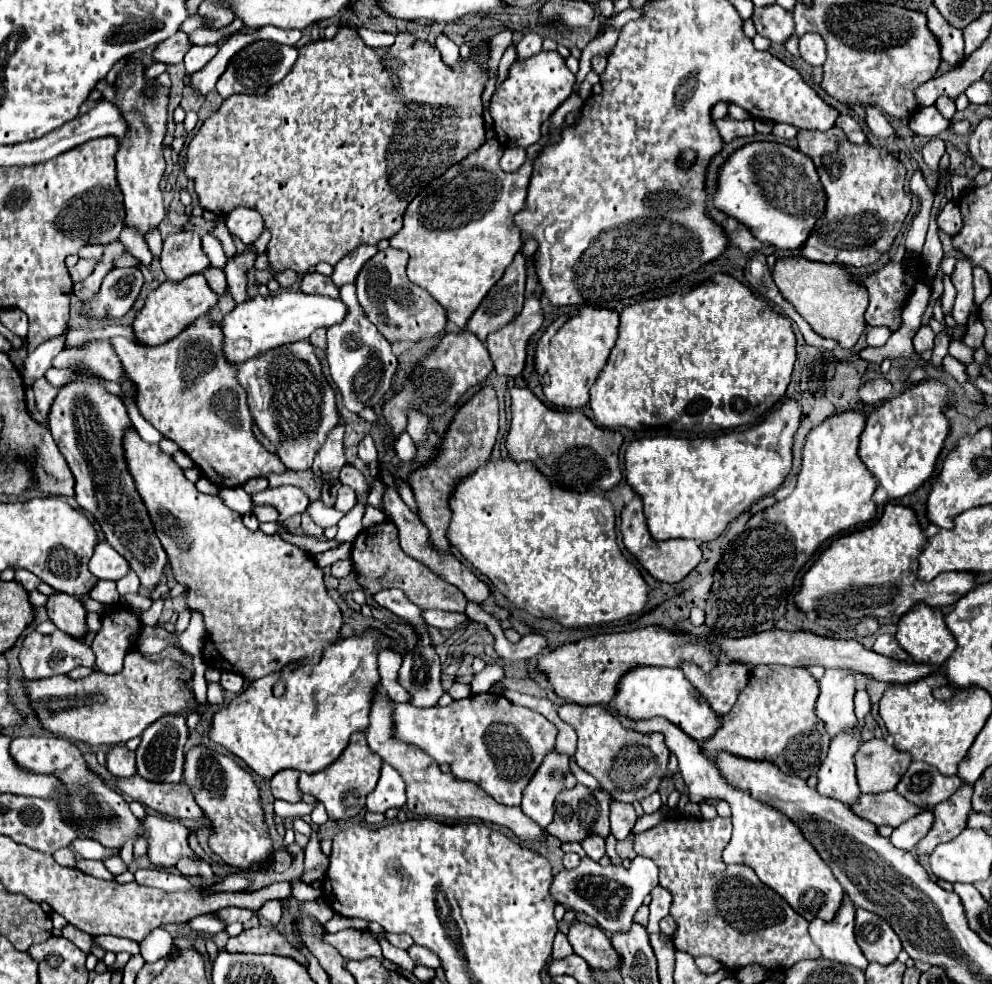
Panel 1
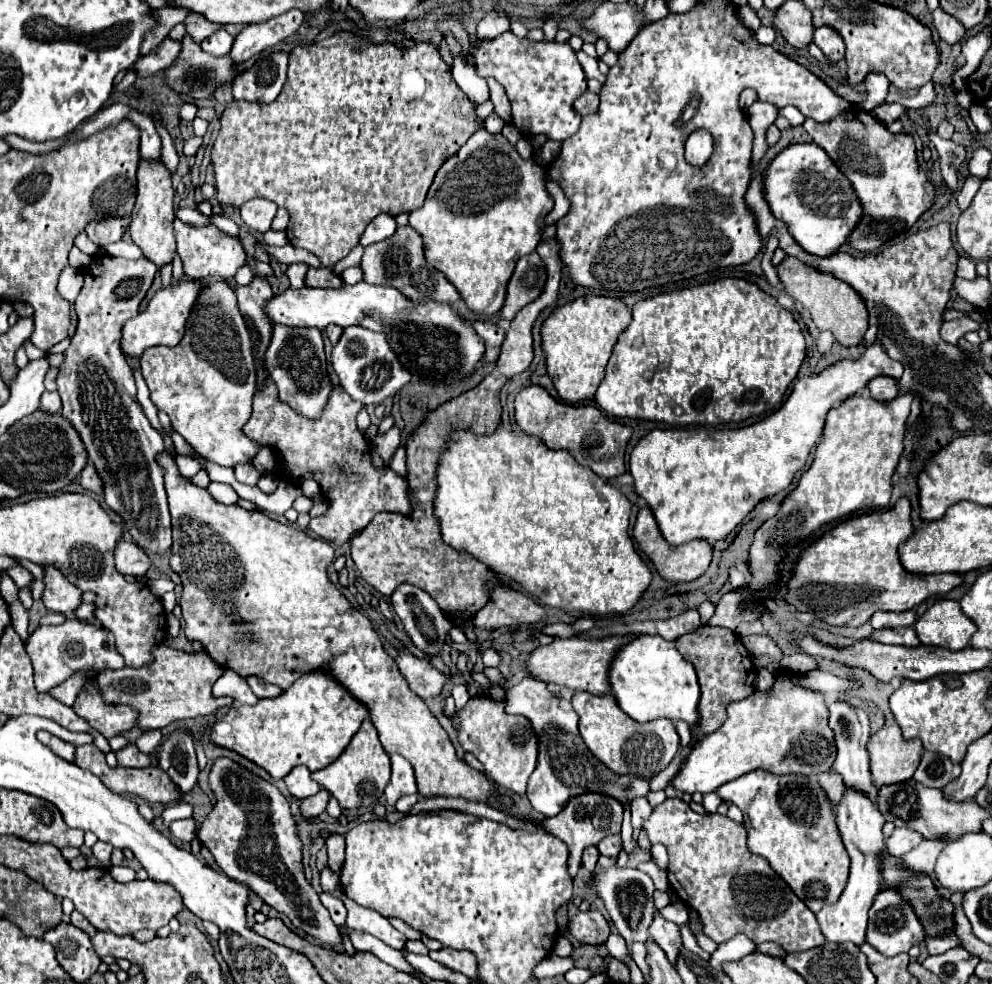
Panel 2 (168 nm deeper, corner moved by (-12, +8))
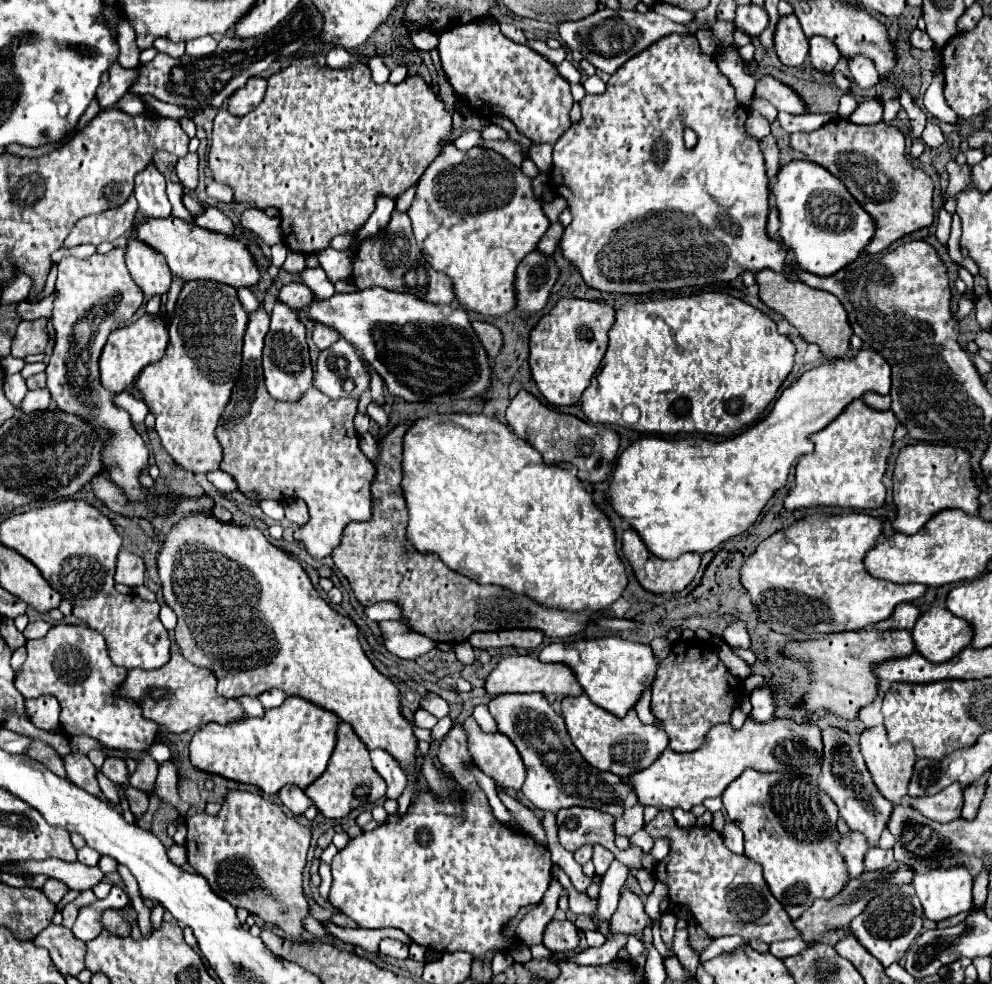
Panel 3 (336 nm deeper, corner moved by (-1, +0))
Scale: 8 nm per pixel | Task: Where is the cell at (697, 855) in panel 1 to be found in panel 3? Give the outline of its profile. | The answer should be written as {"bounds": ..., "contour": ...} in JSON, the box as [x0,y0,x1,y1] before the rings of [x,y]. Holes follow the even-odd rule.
{"bounds":[642,810,800,944],"contour":[[[660,810],[652,822],[644,824],[642,830],[648,832],[654,840],[666,838],[670,842],[670,854],[654,866],[652,876],[658,882],[668,886],[670,902],[688,908],[690,914],[694,916],[694,920],[704,928],[704,932],[708,932],[710,938],[738,934],[746,942],[762,940],[766,944],[772,944],[778,940],[788,940],[788,938],[800,938],[800,930],[792,924],[790,916],[786,914],[782,904],[772,896],[766,880],[762,878],[762,868],[756,862],[748,860],[744,854],[730,852],[724,846],[720,832],[716,832],[714,828],[696,828],[696,826],[680,828],[670,810]]]}

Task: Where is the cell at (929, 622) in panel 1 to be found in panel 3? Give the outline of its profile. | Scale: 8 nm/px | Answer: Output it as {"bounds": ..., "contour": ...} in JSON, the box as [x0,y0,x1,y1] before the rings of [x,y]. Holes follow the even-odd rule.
{"bounds":[912,608,972,662],"contour":[[[930,608],[916,620],[912,638],[916,652],[926,660],[946,662],[972,642],[972,628],[946,608]]]}

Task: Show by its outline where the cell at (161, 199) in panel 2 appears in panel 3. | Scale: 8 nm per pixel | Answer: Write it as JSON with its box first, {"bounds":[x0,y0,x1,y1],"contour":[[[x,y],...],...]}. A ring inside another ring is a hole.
{"bounds":[126,216,172,296],"contour":[[[138,216],[136,224],[132,226],[132,230],[128,234],[126,266],[130,270],[132,280],[142,288],[142,292],[146,296],[164,294],[170,288],[172,272],[170,272],[164,256],[160,256],[160,252],[156,252],[154,248],[148,248],[148,244],[136,240],[136,228],[138,228],[138,224],[142,224],[142,220],[144,220],[144,216]]]}

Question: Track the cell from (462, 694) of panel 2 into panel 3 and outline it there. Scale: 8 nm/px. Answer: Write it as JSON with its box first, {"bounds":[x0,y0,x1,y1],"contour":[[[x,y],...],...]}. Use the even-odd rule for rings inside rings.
{"bounds":[432,716,452,742],"contour":[[[444,716],[444,718],[440,718],[440,720],[438,720],[438,724],[432,728],[434,742],[436,742],[436,740],[440,740],[442,736],[446,736],[446,734],[450,732],[450,728],[452,728],[452,718],[450,718],[450,716]]]}

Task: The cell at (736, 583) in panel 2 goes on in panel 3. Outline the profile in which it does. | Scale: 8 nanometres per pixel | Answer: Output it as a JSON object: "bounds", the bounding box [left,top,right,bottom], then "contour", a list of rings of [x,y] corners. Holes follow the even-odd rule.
{"bounds":[724,618,750,648],"contour":[[[734,618],[732,624],[728,624],[726,630],[724,630],[724,642],[730,644],[730,646],[750,648],[750,634],[746,630],[746,622]]]}

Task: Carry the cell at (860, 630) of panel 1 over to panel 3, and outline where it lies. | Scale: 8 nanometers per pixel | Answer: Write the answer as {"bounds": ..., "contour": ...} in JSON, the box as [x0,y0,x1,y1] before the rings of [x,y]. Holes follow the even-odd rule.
{"bounds":[872,602,918,630],"contour":[[[904,602],[896,606],[890,618],[886,618],[884,622],[876,622],[872,628],[876,630],[912,630],[916,618],[918,618],[918,608],[910,602]]]}

